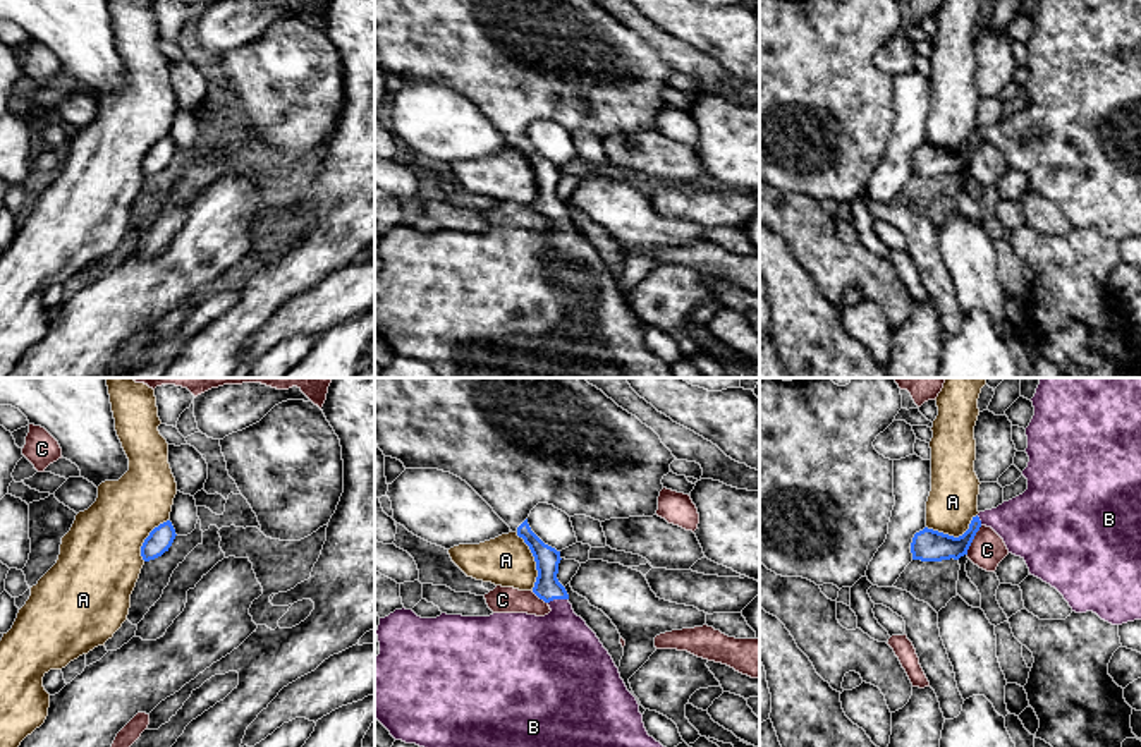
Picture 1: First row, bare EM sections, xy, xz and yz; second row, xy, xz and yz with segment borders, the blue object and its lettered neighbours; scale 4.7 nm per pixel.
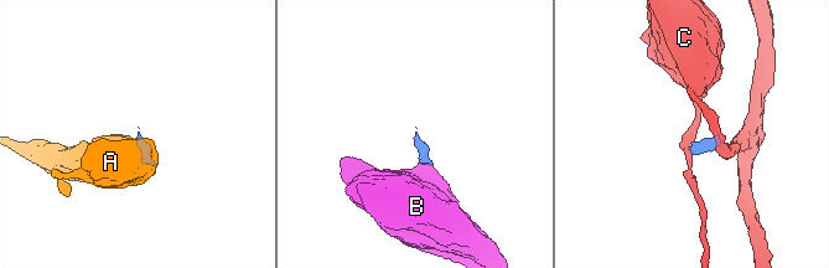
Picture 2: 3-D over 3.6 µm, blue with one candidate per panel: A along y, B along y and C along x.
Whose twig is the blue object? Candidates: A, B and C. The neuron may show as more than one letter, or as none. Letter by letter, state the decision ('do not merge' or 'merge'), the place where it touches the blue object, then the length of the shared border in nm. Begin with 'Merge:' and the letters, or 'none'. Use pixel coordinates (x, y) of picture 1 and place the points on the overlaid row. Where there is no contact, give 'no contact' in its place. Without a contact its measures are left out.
Merge: B
A: do not merge | xz (535, 560) | 280 nm
B: merge | xz (557, 598) | 100 nm
C: do not merge | yz (973, 538) | 150 nm

